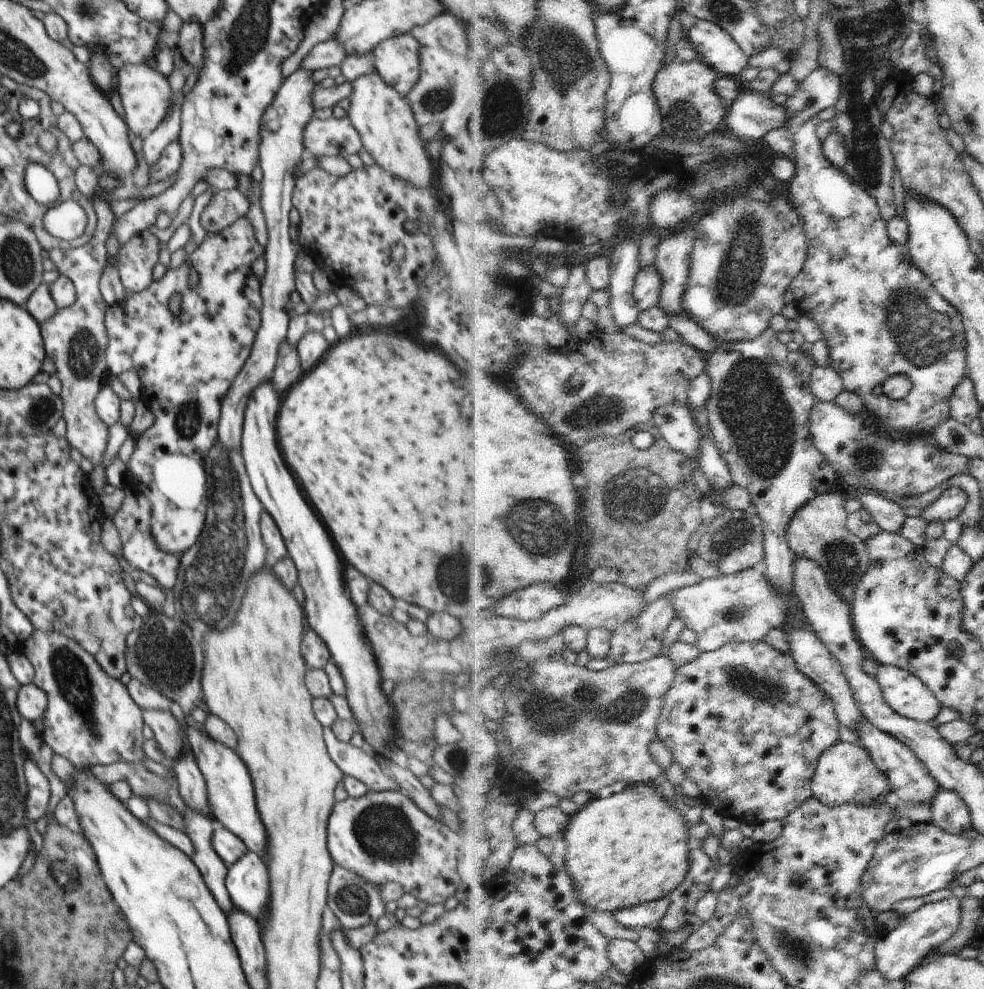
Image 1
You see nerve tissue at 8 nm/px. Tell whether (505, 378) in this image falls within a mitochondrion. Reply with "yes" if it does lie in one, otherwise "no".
no

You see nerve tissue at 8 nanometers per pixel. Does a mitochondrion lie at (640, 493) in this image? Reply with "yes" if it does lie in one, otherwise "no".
yes

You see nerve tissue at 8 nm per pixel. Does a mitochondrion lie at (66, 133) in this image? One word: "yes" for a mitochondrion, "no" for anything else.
no

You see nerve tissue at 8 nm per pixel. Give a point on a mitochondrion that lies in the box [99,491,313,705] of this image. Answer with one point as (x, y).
(164, 655)

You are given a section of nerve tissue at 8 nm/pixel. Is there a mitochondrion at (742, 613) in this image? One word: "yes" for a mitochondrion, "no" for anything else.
yes

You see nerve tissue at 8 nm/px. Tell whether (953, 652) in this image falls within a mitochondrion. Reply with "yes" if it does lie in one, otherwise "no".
no

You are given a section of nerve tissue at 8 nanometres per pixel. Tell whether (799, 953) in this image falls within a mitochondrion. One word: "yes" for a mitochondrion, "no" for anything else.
yes

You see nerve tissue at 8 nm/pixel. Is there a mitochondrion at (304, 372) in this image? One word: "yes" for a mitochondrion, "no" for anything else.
no

